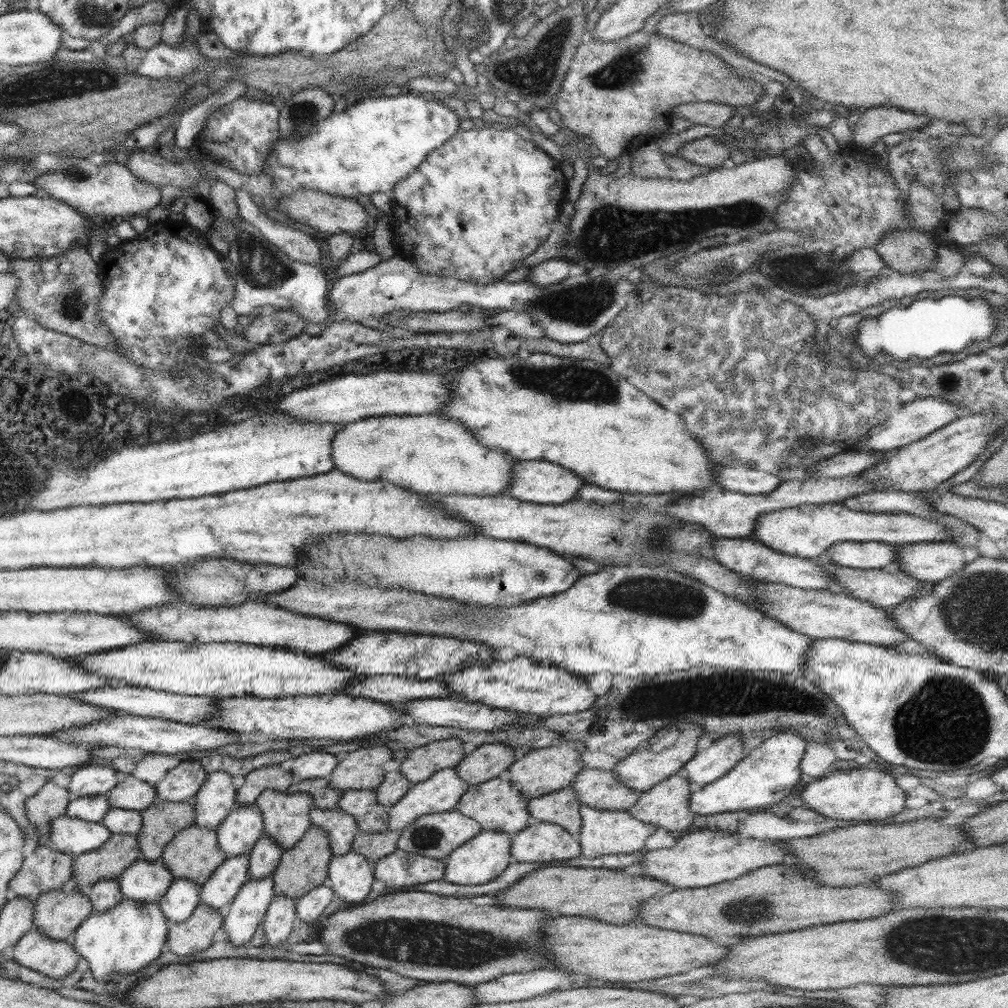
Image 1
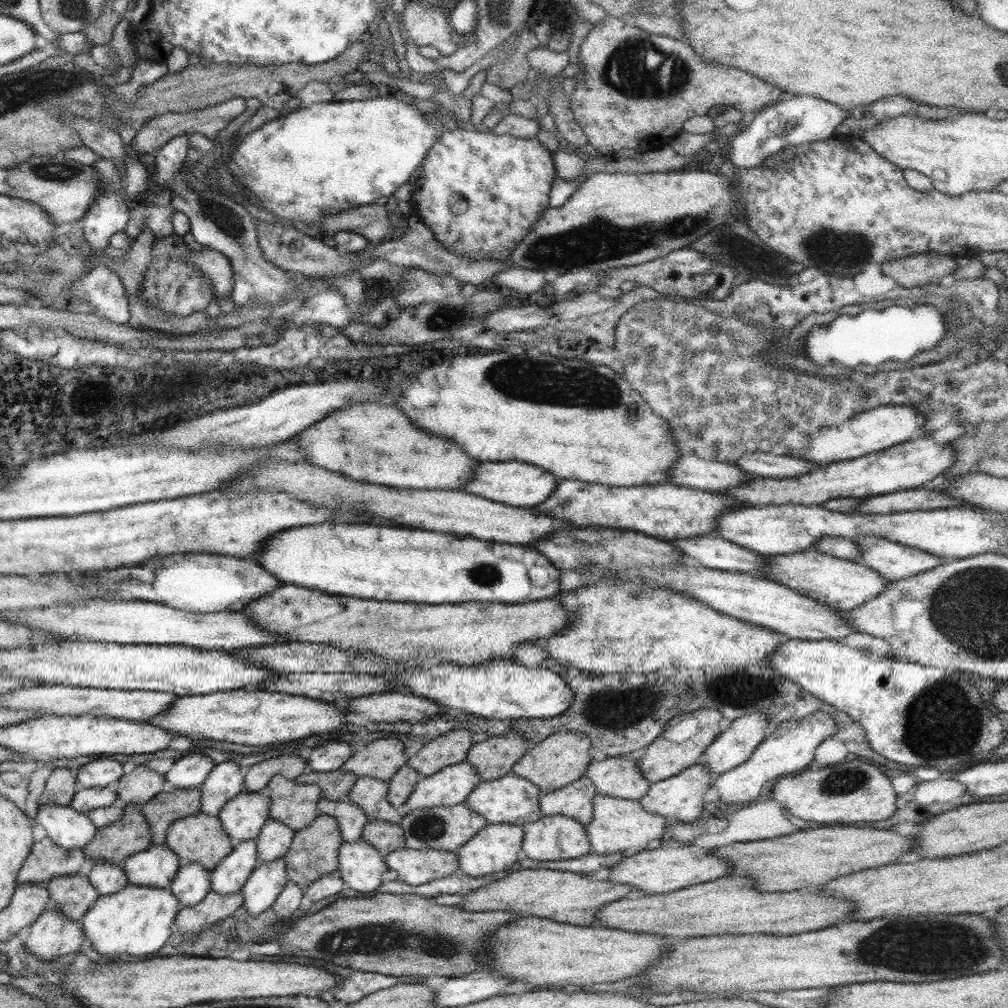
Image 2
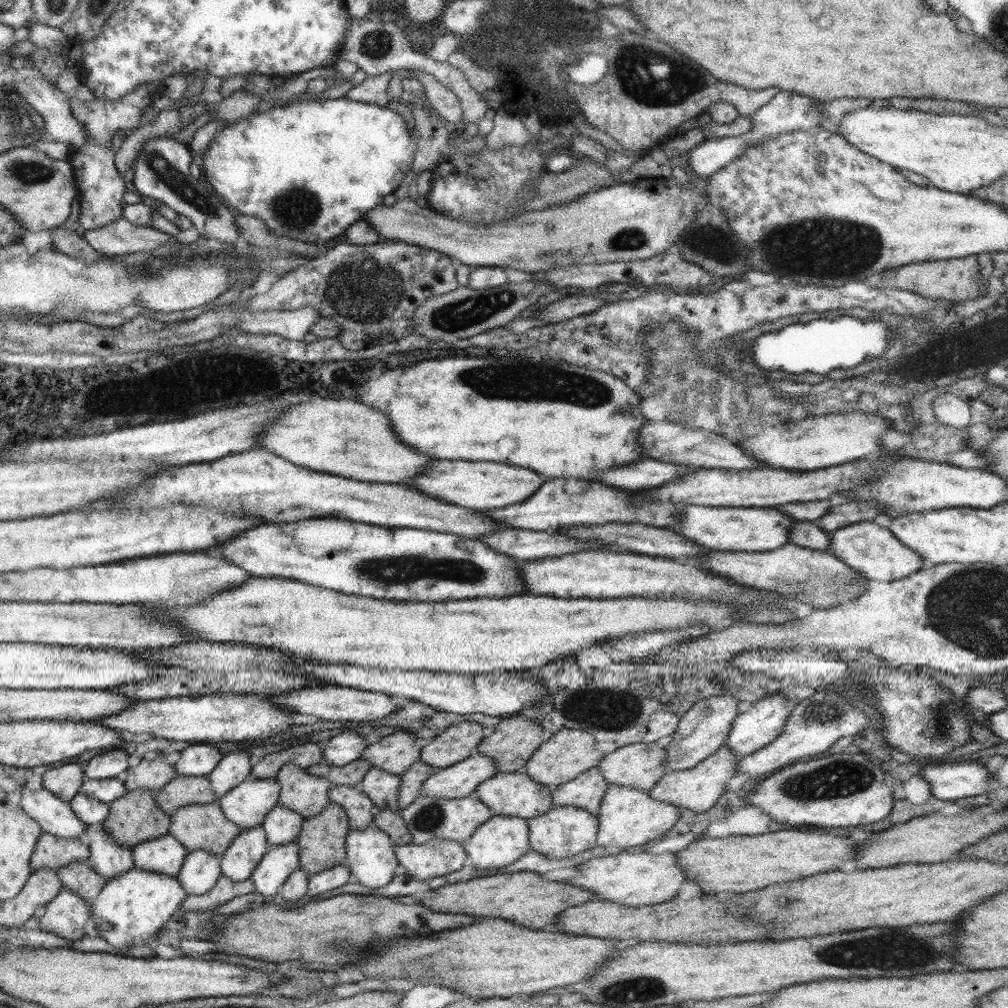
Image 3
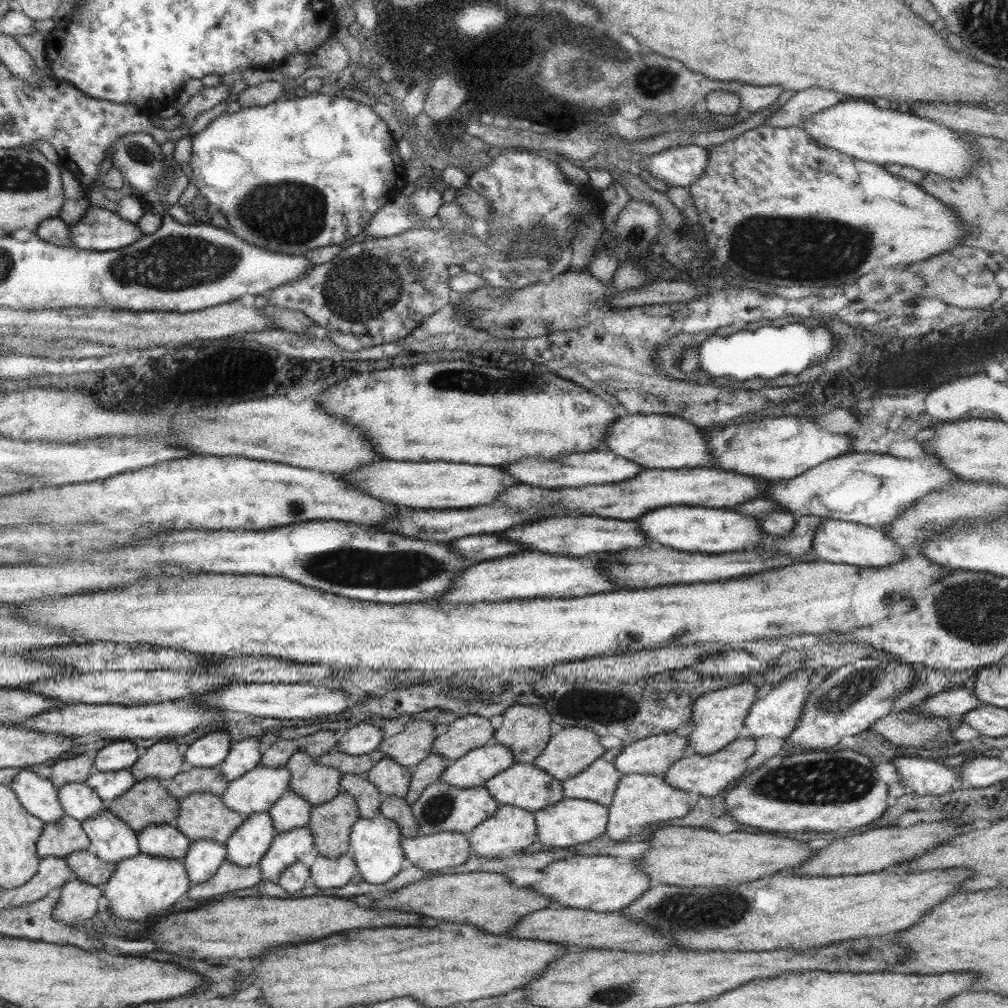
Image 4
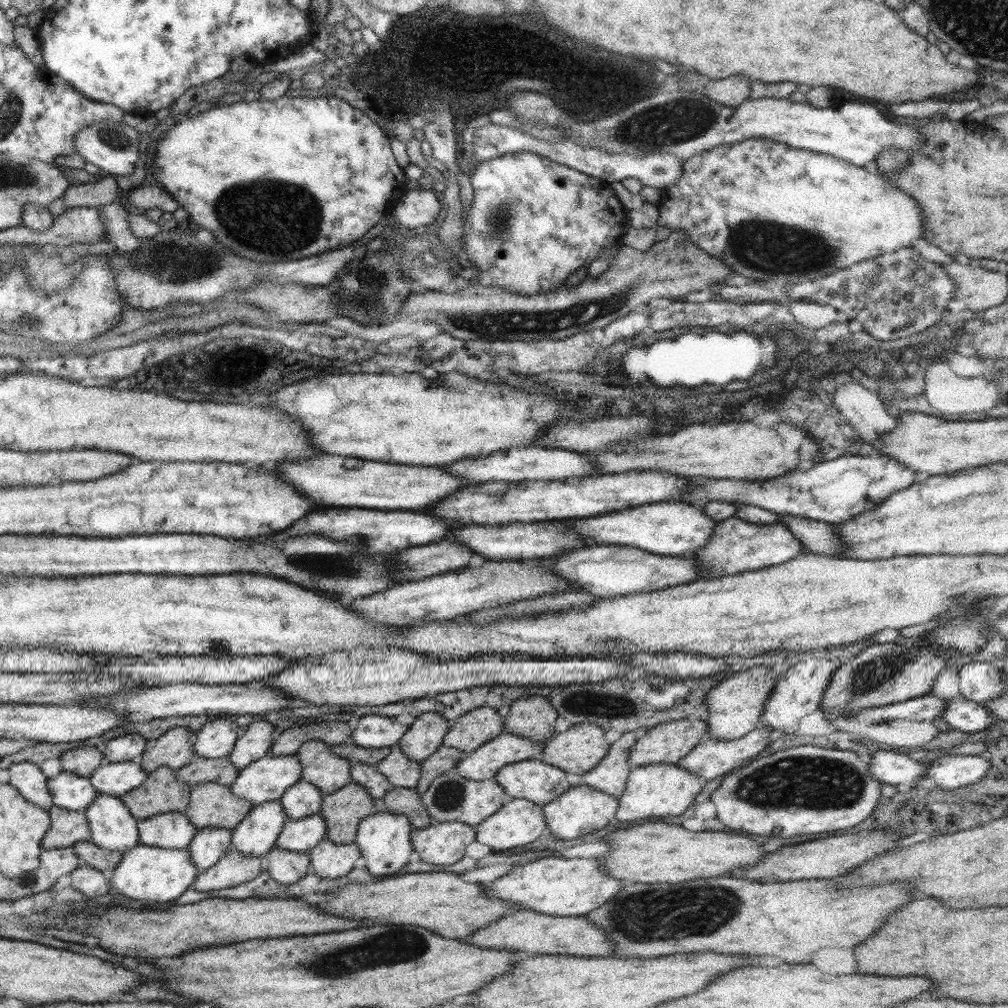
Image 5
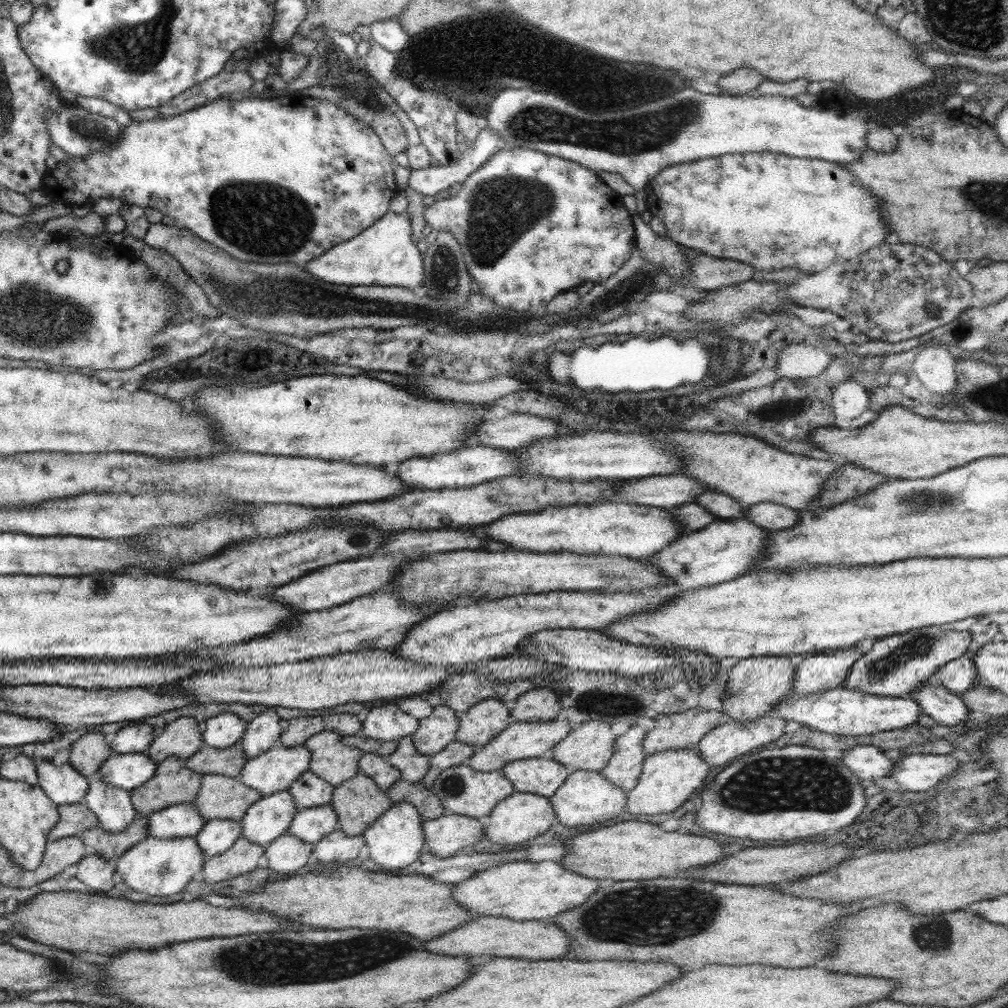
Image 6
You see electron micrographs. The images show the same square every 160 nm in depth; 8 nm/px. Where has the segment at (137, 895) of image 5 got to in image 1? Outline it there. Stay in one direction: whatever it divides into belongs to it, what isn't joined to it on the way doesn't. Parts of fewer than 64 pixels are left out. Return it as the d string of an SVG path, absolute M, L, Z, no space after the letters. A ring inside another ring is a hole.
M122 899L110 910L93 910L75 930L72 946L86 959L94 980L116 982L125 974L125 981L130 982L136 974L142 972L144 966L160 956L162 947L167 942L167 926L167 918L163 916L158 903Z

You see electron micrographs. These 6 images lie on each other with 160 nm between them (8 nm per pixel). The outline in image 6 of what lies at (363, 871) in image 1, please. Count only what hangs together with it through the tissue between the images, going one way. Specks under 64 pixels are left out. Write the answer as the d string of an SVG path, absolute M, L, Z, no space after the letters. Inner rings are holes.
M409 802L393 803L378 820L375 820L362 834L369 848L369 855L375 866L392 871L410 866L421 855L425 845L423 820L420 813Z

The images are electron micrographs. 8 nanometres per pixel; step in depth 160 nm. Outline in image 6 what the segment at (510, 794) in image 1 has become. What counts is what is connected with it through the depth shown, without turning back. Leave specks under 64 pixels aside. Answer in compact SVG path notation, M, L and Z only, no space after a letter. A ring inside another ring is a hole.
M545 756L510 761L501 769L516 791L539 794L544 798L554 796L555 790L567 780L570 770Z

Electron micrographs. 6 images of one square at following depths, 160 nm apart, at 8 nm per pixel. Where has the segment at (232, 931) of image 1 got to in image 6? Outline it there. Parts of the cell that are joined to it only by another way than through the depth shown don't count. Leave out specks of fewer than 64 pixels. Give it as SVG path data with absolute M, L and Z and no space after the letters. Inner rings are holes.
M330 803L299 809L292 819L288 833L314 846L322 837L334 832L339 826L338 817Z

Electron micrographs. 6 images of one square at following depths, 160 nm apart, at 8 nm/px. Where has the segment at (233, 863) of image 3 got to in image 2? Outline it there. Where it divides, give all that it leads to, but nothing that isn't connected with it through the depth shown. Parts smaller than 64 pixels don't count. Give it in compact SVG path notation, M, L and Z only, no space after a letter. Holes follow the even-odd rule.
M255 840L234 843L230 854L210 871L211 890L221 895L240 891L259 862Z

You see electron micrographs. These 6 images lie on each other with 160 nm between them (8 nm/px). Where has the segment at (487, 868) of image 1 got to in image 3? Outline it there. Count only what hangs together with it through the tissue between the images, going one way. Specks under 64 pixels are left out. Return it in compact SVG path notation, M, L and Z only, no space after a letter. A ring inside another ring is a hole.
M492 815L470 835L461 845L469 856L468 861L479 869L502 868L517 861L531 849L529 843L529 828L525 818L514 815Z

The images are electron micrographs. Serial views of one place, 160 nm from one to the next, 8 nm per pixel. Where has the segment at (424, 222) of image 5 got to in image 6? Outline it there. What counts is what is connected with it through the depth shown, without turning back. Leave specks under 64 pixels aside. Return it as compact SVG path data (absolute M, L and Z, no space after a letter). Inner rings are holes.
M516 148L514 150L495 150L490 158L487 158L470 176L461 182L461 189L455 196L444 198L443 195L427 200L424 218L428 229L442 232L447 230L458 241L466 268L473 278L474 288L484 296L492 299L500 306L506 306L514 310L535 310L540 306L546 306L557 294L564 293L572 288L577 288L586 282L604 282L610 276L616 274L621 266L628 260L631 252L636 247L635 228L633 215L628 213L622 201L623 196L610 189L599 174L588 168L584 168L577 162L548 156L543 152Z

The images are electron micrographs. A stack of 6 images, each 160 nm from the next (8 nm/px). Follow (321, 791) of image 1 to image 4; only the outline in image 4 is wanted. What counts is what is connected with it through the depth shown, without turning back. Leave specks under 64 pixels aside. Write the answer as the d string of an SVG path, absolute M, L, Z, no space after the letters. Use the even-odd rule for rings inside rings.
M336 746L330 752L324 753L316 759L318 764L338 770L340 776L344 776L344 774L356 774L356 776L366 779L371 768L384 757L385 754L378 749L374 749L368 754L349 755Z

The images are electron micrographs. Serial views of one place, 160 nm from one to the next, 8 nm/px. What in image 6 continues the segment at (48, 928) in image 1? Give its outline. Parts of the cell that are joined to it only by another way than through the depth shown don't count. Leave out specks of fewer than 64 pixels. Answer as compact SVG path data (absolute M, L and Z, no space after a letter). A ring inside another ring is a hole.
M137 812L136 818L121 831L109 833L98 826L81 830L78 837L82 839L89 852L98 853L115 867L117 858L147 837L147 824L148 816Z

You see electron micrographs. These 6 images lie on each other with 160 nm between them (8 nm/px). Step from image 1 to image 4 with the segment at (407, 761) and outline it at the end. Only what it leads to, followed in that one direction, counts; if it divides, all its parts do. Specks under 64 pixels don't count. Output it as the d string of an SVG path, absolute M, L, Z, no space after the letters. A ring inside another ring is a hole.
M469 714L451 722L447 730L434 739L431 752L450 762L462 758L469 750L495 742L494 733L487 718Z

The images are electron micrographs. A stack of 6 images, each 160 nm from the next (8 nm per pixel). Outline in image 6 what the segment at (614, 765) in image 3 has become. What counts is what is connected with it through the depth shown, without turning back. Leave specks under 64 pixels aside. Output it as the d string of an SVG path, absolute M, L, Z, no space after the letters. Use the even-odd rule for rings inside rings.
M702 707L685 710L671 715L658 715L655 727L646 733L643 742L648 755L663 750L682 750L697 744L720 724L723 712L706 710Z

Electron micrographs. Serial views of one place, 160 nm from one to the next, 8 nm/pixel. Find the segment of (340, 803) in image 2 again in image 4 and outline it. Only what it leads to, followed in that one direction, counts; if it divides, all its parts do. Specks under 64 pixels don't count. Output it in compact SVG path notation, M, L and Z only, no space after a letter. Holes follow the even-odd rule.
M344 774L340 778L340 784L342 791L350 793L355 798L360 817L371 819L380 814L383 795L374 784L356 774Z

